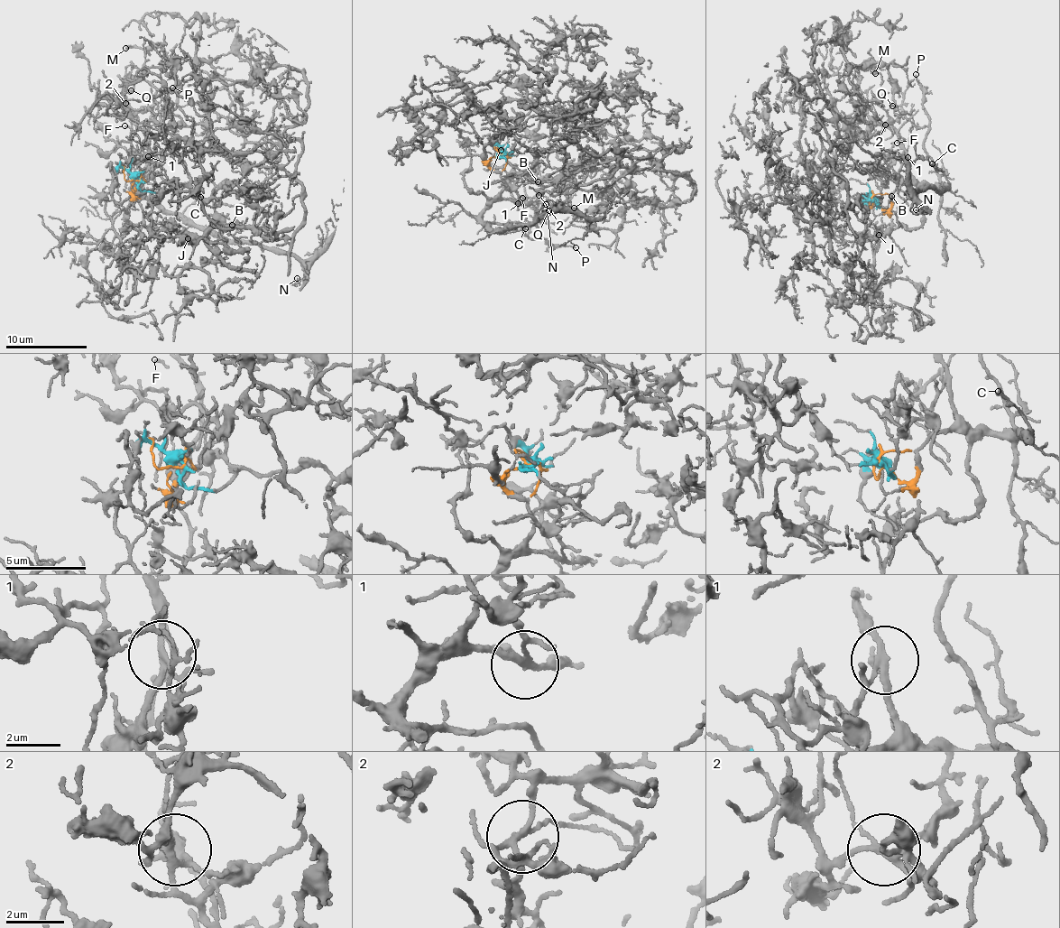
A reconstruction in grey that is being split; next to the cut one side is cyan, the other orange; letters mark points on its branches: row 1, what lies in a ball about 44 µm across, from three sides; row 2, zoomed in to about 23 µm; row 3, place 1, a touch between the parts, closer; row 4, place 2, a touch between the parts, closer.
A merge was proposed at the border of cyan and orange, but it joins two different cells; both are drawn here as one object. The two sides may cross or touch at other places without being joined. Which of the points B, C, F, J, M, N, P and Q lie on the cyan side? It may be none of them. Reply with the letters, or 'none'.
B, J, M, Q

